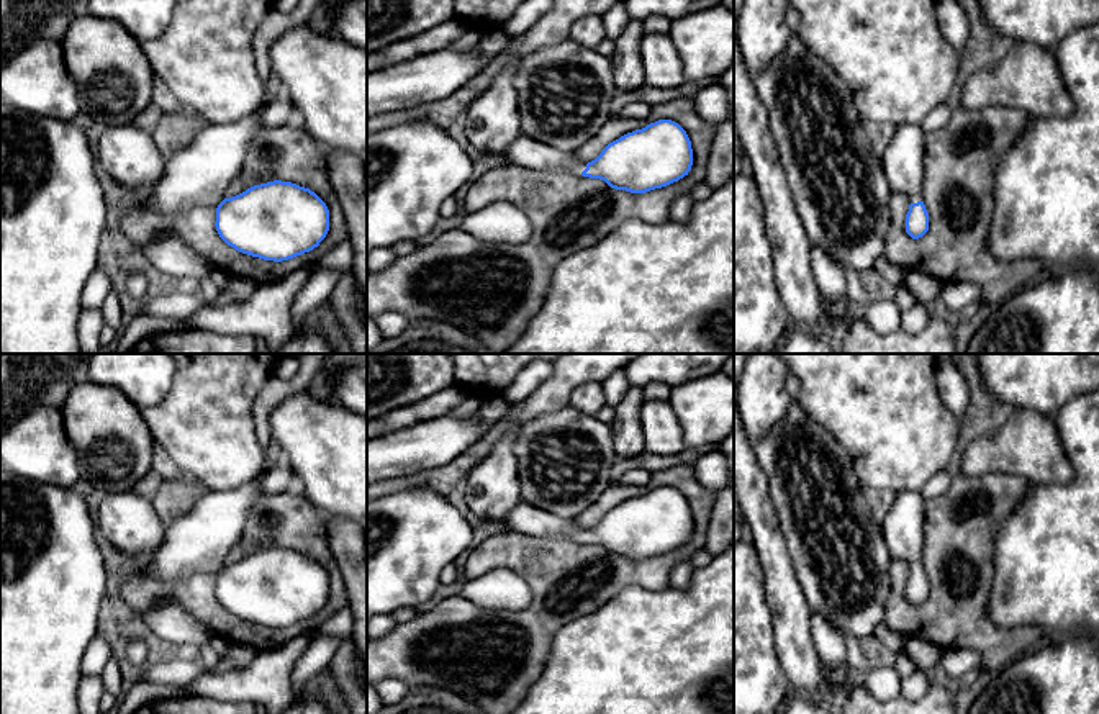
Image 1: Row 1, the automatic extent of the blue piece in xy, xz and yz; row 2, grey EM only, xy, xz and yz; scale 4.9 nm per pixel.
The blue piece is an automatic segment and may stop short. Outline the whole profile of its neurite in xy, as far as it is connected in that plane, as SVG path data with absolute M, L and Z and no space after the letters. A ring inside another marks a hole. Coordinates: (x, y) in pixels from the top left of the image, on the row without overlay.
M259 478L226 491L203 491L192 509L170 522L164 542L152 554L147 573L172 585L197 575L216 575L216 598L236 617L264 627L282 629L313 617L329 598L329 576L310 555L274 547L228 565L228 552L239 542L252 504L262 496Z

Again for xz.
M658 486L609 509L591 529L521 501L509 511L506 527L526 536L573 539L604 547L611 555L645 560L678 549L693 532L686 498L672 486Z

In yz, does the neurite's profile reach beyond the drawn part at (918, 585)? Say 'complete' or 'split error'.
split error

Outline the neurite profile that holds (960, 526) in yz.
M958 473L952 477L952 485L943 495L925 499L922 568L929 580L929 598L919 606L912 606L906 599L906 581L911 568L906 562L891 558L891 588L884 624L904 639L920 637L942 652L975 650L981 655L983 671L997 673L1025 653L1040 648L1045 637L1038 627L1001 629L989 619L988 612L994 578L996 534L1030 490L1029 480L1007 473L981 477Z

